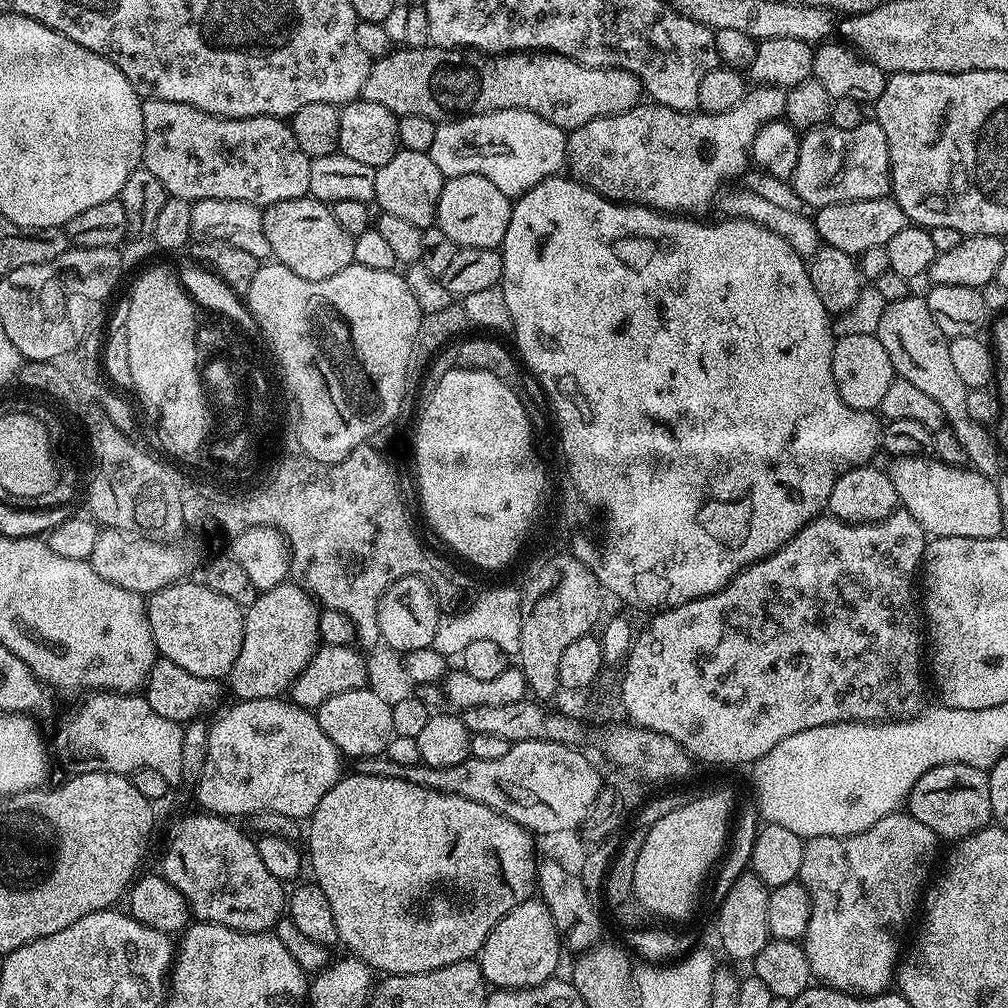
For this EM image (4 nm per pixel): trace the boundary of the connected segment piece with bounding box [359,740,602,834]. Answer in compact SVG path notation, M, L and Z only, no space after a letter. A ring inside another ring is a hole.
M531 740L530 742L518 742L511 745L506 750L506 755L503 758L469 758L463 760L458 766L446 766L445 768L432 768L428 764L415 764L414 766L398 766L398 762L390 762L386 758L364 758L359 761L359 771L365 776L393 776L394 778L403 778L406 782L414 782L418 786L426 786L427 788L436 788L439 792L449 792L455 796L465 796L474 802L482 802L482 806L490 806L490 810L500 812L506 818L510 818L516 824L521 824L523 828L528 829L533 834L543 834L548 831L556 830L572 830L579 829L580 823L587 818L588 812L590 813L595 809L602 791L602 776L596 773L596 768L583 756L580 752L575 752L575 747L566 744L555 744L549 740Z

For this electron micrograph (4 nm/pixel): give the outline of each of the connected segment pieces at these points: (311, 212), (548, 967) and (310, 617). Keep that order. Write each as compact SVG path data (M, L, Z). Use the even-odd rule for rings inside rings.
M306 195L267 205L263 213L262 226L266 230L266 242L270 242L272 256L282 266L294 270L298 278L334 278L338 270L346 270L354 263L354 237L338 226L331 207L321 200L313 200Z
M540 898L523 900L486 938L478 953L478 963L485 981L500 990L533 988L553 979L560 964L562 943L550 910Z
M296 582L279 584L257 595L244 613L242 650L226 677L237 701L280 698L291 689L322 643L320 614L317 601Z

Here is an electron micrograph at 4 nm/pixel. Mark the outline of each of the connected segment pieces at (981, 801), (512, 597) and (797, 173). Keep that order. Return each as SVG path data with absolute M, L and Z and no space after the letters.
M943 764L931 768L922 774L922 778L918 778L918 782L914 782L906 801L906 811L908 815L918 818L922 826L930 826L941 841L964 840L993 823L988 777L981 769L965 764Z
M500 586L482 593L480 591L475 598L461 611L443 615L436 631L432 648L438 653L449 658L454 658L464 652L466 646L470 646L479 639L489 639L497 643L508 655L516 656L519 652L519 636L521 630L520 616L521 591L515 587Z
M868 118L852 130L821 126L805 131L800 137L800 167L794 170L790 187L812 210L838 202L888 196L890 169L882 126Z

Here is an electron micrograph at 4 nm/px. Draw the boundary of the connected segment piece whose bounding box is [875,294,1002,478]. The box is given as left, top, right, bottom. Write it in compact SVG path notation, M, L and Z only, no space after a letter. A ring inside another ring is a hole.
M910 294L898 301L887 301L875 335L878 342L882 342L886 354L890 354L893 373L899 379L918 386L918 390L923 390L929 398L938 402L938 406L942 406L947 427L955 433L958 442L962 442L962 450L966 450L968 455L968 464L983 476L995 477L1002 459L995 435L985 425L973 422L967 413L966 394L969 389L956 372L950 359L949 337L938 330L938 322L934 322L934 314L930 314L927 299L923 295Z

